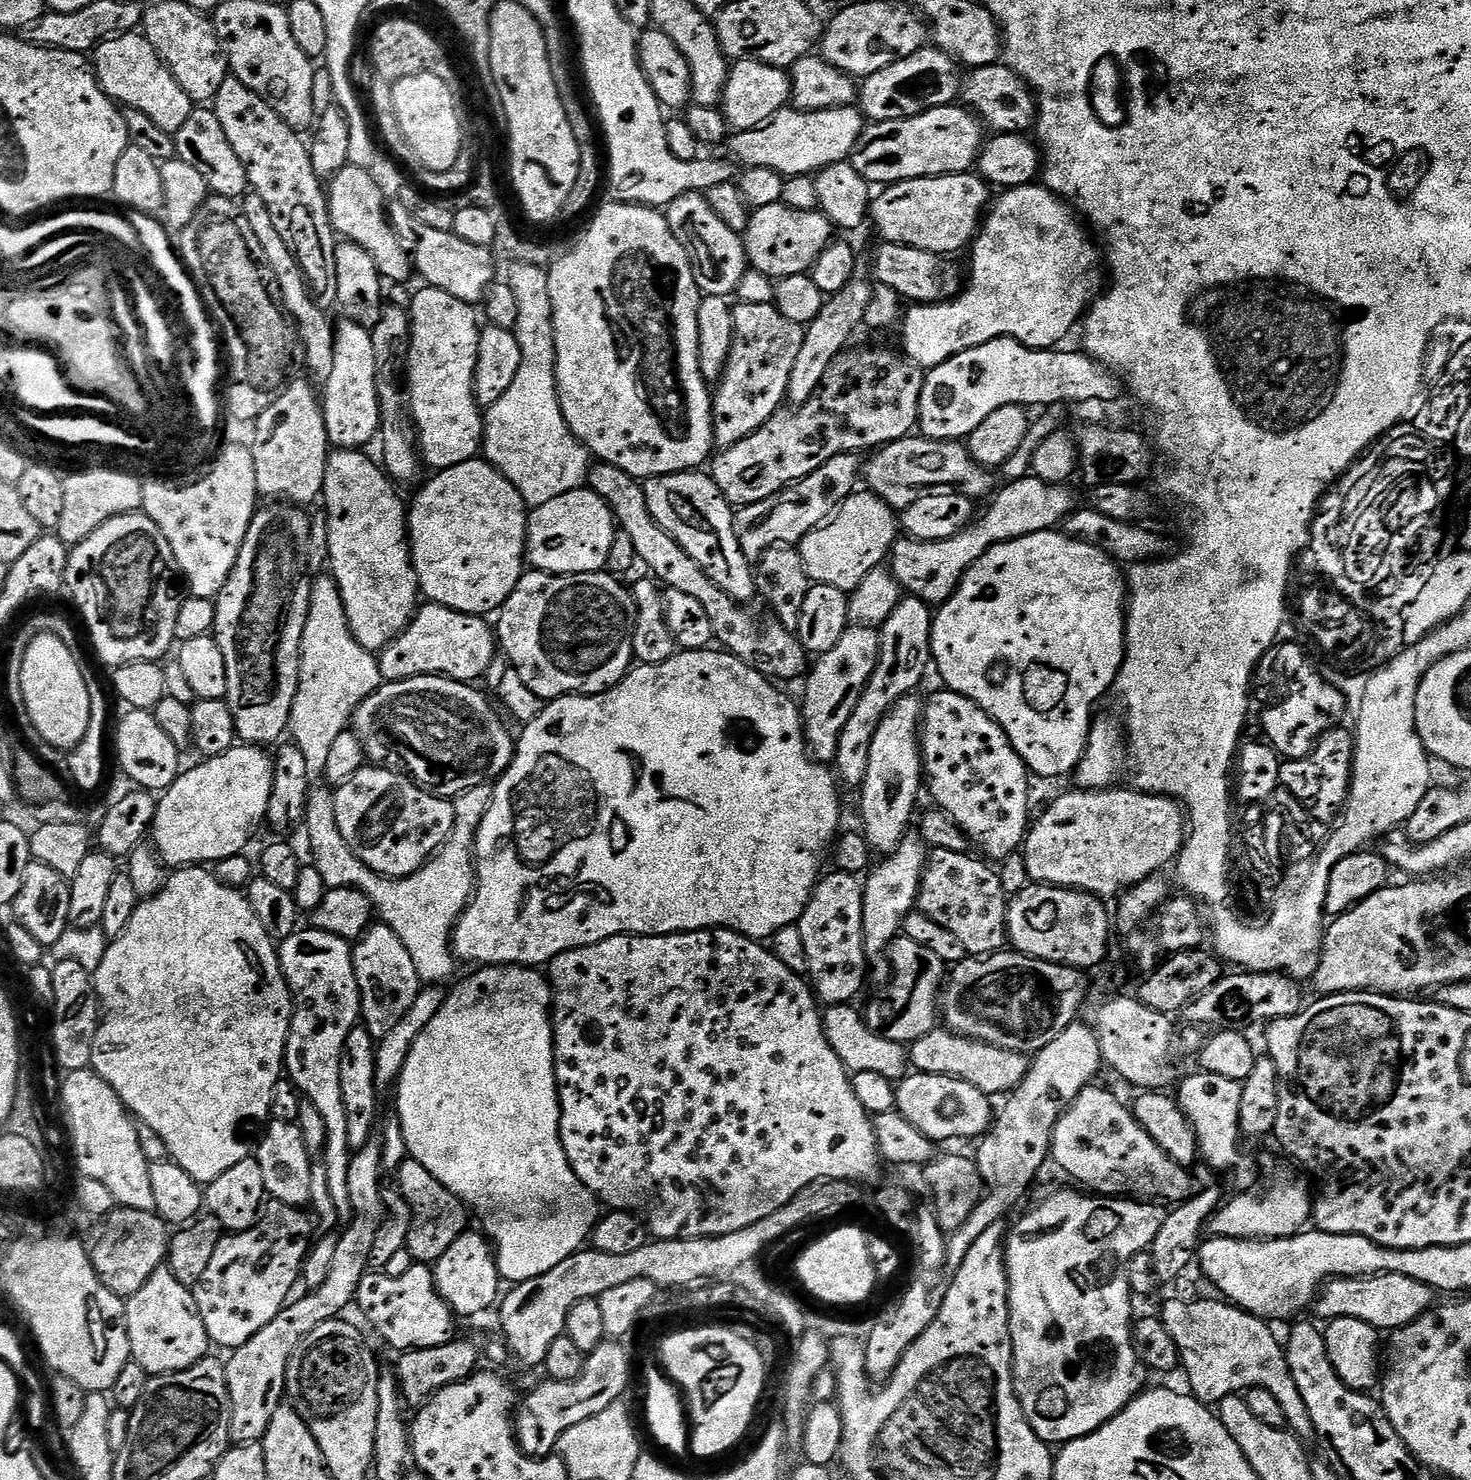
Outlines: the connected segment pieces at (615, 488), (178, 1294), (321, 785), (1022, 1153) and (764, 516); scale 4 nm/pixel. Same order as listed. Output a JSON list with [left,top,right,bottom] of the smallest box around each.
[[586,462,810,682],[124,1266,210,1376],[288,574,493,986],[944,1023,1102,1274],[735,454,862,562]]

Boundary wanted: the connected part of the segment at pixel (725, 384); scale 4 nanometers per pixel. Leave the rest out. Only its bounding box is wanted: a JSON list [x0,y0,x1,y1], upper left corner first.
[712,303,806,449]

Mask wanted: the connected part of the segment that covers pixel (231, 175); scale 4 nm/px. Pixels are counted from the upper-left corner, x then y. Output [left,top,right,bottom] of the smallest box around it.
[174,107,249,200]

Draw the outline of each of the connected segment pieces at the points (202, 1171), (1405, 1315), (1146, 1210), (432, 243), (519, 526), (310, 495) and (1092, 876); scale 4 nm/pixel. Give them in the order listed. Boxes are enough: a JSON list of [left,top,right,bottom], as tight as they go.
[[92,866,293,1186],[1314,1272,1434,1330],[1004,1191,1166,1446],[390,202,497,306],[407,458,530,617],[250,379,330,506],[1022,786,1185,898]]

